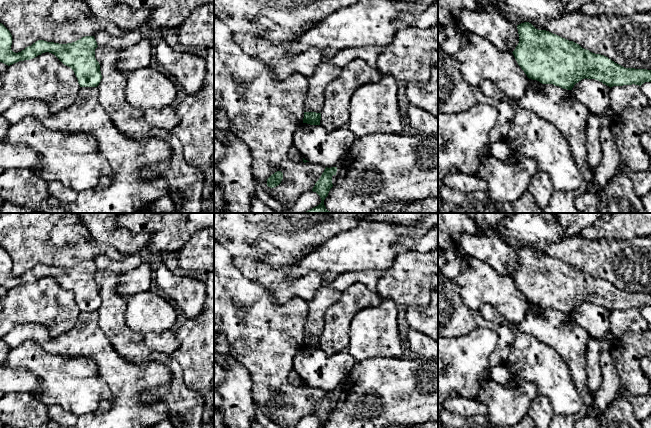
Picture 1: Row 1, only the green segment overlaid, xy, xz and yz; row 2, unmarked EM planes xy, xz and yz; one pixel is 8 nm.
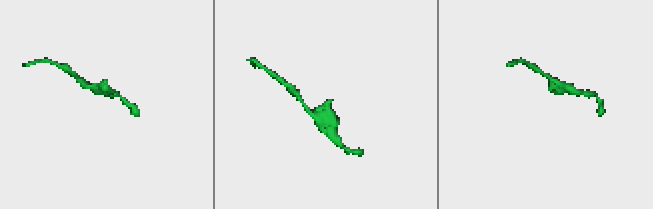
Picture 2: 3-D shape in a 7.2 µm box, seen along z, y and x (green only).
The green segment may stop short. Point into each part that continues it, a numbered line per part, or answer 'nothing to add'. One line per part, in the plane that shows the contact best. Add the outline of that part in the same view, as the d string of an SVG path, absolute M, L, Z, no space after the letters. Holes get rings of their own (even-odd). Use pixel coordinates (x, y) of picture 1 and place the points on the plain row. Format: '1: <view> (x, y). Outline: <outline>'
nothing to add

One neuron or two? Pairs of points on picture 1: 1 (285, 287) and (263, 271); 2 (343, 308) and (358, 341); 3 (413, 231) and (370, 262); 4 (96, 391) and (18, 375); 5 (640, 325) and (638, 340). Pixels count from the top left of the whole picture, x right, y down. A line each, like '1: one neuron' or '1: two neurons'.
1: one neuron
2: two neurons
3: one neuron
4: two neurons
5: two neurons

